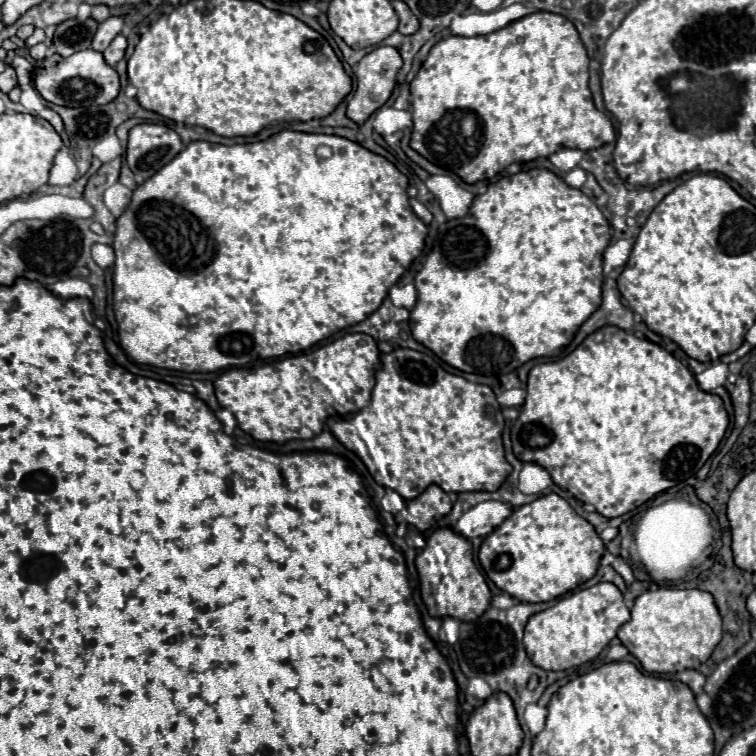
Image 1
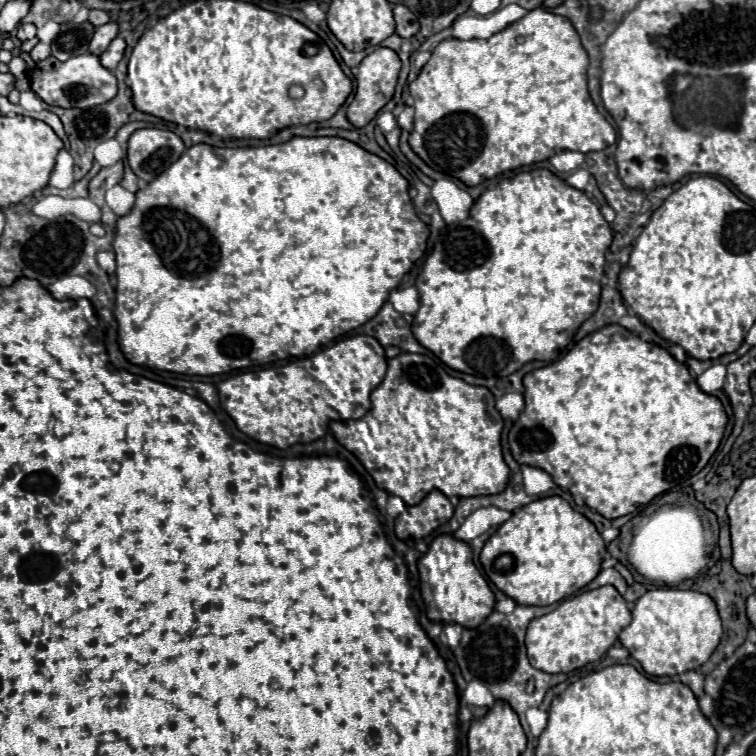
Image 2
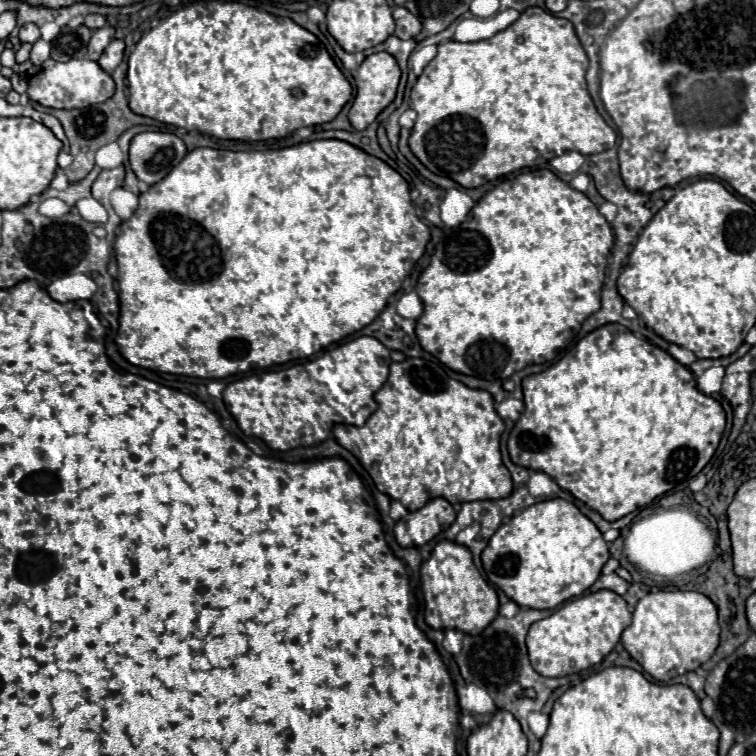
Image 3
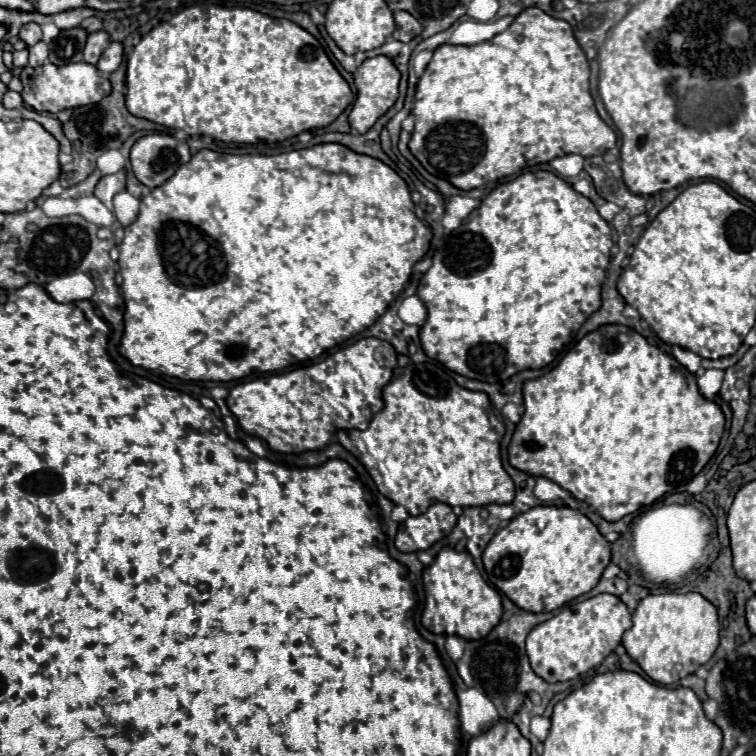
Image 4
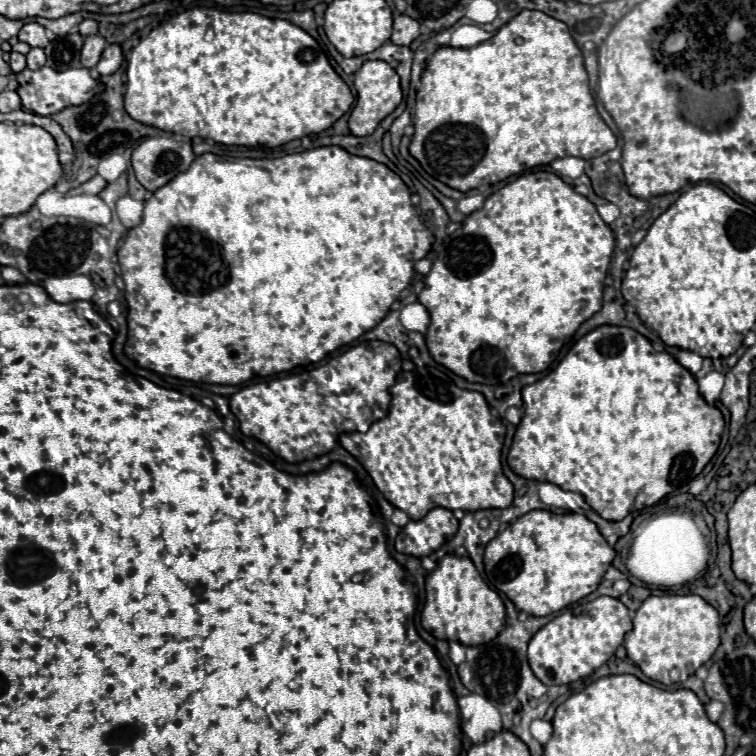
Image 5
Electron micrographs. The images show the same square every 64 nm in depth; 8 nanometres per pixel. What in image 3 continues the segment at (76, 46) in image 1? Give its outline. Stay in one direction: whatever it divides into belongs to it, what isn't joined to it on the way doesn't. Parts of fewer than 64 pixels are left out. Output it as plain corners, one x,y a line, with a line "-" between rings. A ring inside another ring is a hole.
84,24
78,28
64,26
58,34
58,38
52,40
52,58
56,62
68,62
72,58
84,58
90,36
92,36
92,30

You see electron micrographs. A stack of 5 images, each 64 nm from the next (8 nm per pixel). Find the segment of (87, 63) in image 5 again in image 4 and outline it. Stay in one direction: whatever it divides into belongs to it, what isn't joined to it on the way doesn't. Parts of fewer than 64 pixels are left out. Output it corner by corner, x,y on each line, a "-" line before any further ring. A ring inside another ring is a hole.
100,30
100,32
90,34
90,36
88,36
88,42
86,42
86,48
84,48
84,60
90,62
90,64
96,64
108,44
110,44
108,32

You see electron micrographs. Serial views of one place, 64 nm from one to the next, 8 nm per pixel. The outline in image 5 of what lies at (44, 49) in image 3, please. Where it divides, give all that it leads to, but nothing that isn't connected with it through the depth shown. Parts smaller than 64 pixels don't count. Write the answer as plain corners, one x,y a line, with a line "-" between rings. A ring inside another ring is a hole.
32,48
28,52
28,68
36,70
36,68
42,68
46,64
46,54
44,54
44,48

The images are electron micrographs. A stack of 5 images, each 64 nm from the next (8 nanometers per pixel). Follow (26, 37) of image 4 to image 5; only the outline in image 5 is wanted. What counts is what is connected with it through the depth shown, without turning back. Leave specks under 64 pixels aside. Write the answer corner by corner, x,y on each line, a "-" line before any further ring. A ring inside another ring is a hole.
36,22
24,24
22,30
20,30
20,34
18,34
18,38
20,38
22,42
28,42
30,46
40,46
40,48
42,48
42,46
48,44
48,38
46,38
44,28
42,28
40,24
36,24

